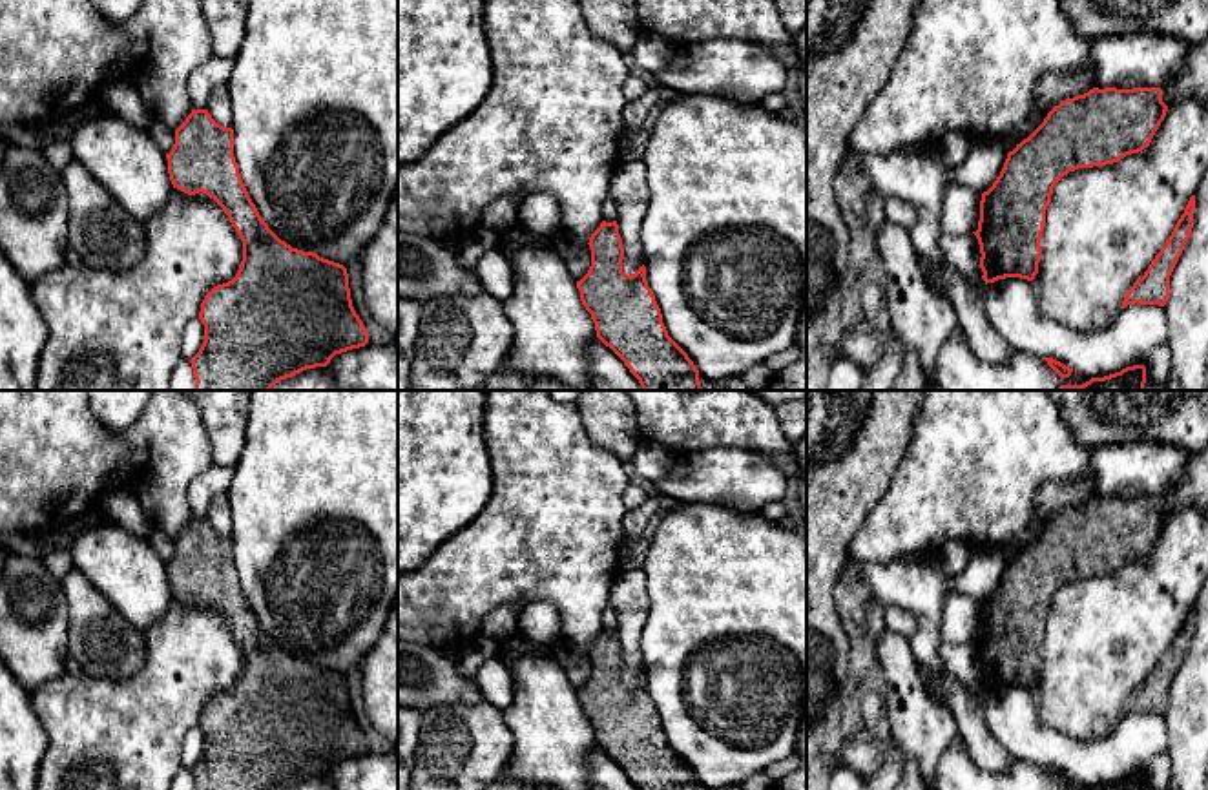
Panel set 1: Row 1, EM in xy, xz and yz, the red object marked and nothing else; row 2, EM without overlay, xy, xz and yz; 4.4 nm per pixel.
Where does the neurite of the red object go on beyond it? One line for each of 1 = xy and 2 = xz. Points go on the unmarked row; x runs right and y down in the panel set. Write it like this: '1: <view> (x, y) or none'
1: none
2: none

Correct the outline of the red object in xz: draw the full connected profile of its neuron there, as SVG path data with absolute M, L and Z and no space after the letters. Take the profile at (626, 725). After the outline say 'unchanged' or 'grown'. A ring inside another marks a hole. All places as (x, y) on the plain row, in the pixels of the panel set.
M602 629L588 653L591 675L577 697L597 746L639 790L699 790L693 770L668 744L646 690L646 675L633 684L622 681L624 657L617 629Z | unchanged

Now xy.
M192 518L175 538L175 553L166 567L173 597L213 608L243 650L237 684L213 695L201 712L204 750L190 768L195 790L281 790L307 777L327 775L336 763L369 752L352 715L347 677L292 657L261 628L234 566L232 536L217 533L208 518Z | unchanged

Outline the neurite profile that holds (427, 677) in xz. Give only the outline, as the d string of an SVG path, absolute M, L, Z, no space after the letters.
M398 639L398 706L427 712L449 702L480 702L474 679L460 673L460 659Z

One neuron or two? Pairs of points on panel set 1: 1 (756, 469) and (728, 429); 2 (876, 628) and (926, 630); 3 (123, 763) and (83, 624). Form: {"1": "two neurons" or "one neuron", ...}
{"1": "two neurons", "2": "two neurons", "3": "two neurons"}

